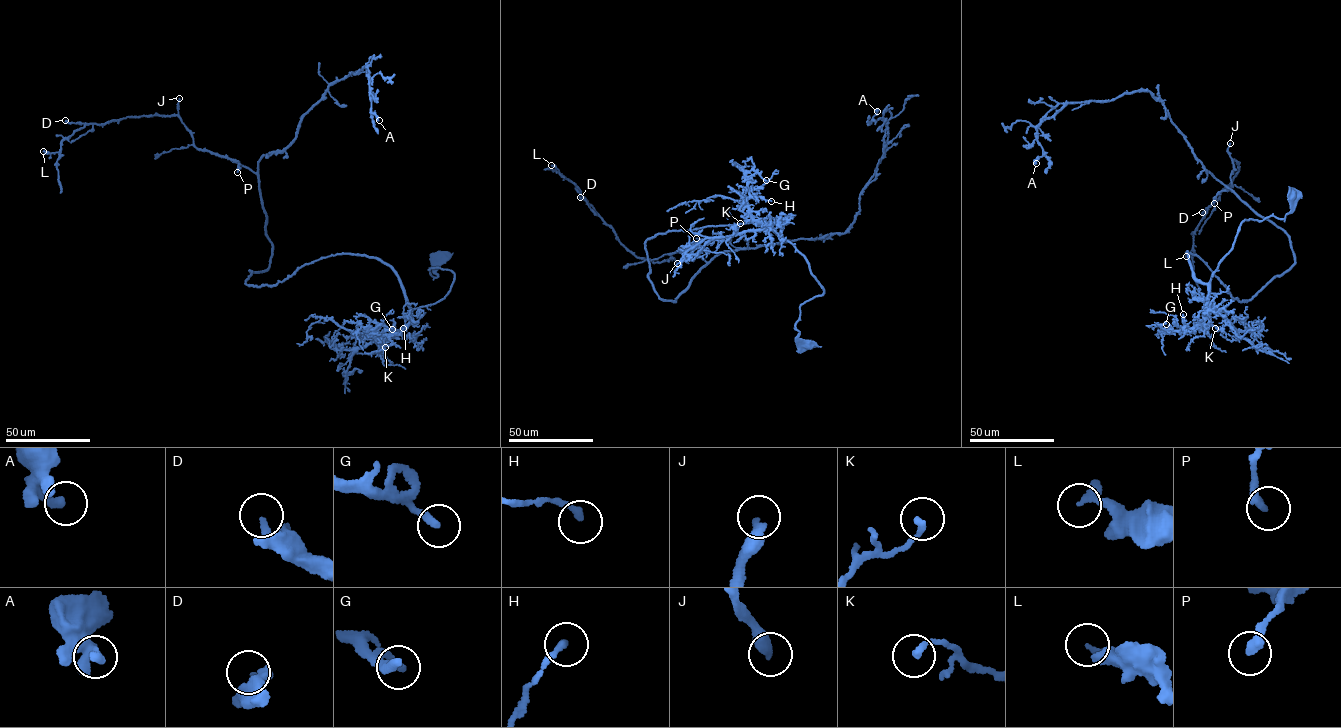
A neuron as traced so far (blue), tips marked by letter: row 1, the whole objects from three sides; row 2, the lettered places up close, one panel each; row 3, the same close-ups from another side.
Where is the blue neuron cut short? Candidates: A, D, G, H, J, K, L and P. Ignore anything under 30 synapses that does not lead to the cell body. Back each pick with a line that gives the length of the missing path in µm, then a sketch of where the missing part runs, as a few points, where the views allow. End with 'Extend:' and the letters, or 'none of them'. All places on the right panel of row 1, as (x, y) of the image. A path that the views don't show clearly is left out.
J: missing 15 µm; course (1230, 143), (1225, 125)
Extend: J

